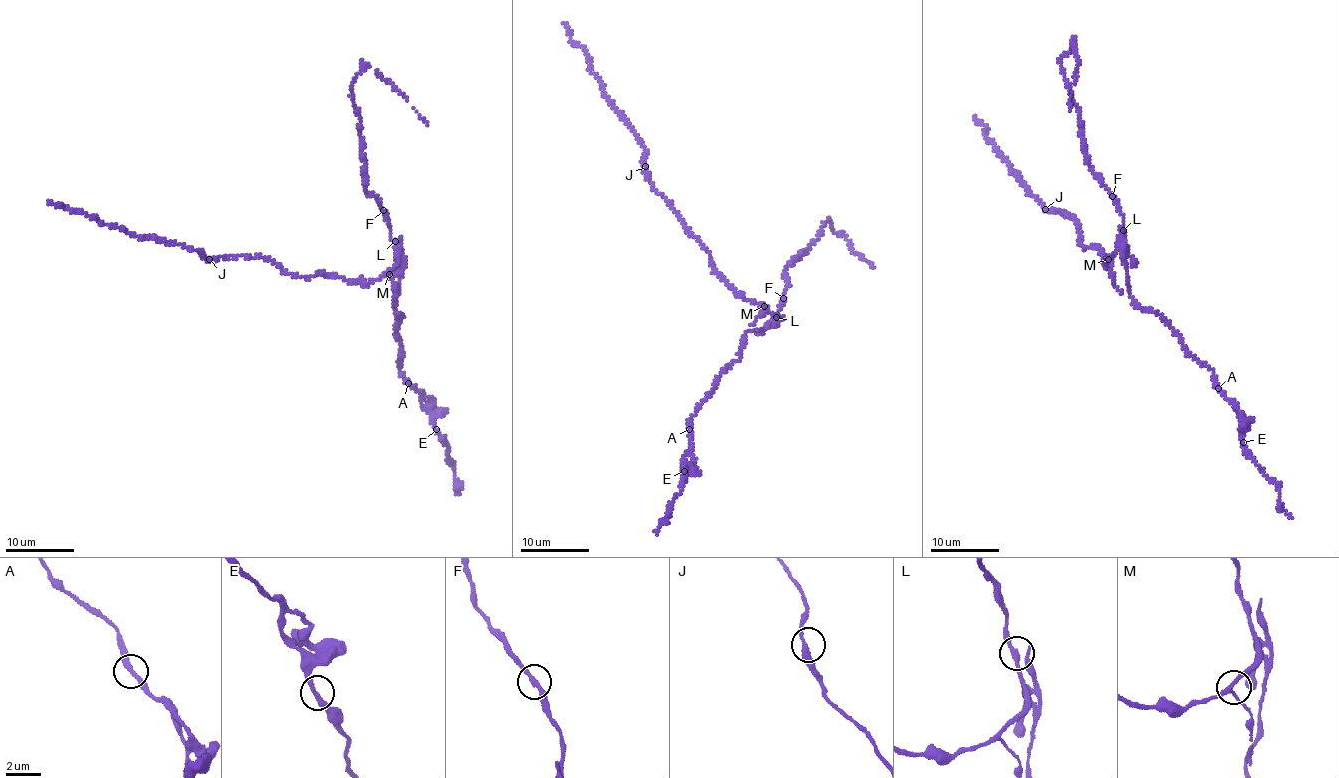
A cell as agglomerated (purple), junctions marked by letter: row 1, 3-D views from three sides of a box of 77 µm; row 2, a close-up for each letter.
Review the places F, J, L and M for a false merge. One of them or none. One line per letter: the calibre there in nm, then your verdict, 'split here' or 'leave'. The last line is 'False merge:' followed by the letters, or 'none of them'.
F: 240 nm | leave
J: 280 nm | leave
L: 190 nm | split here
M: 200 nm | leave
False merge: L

